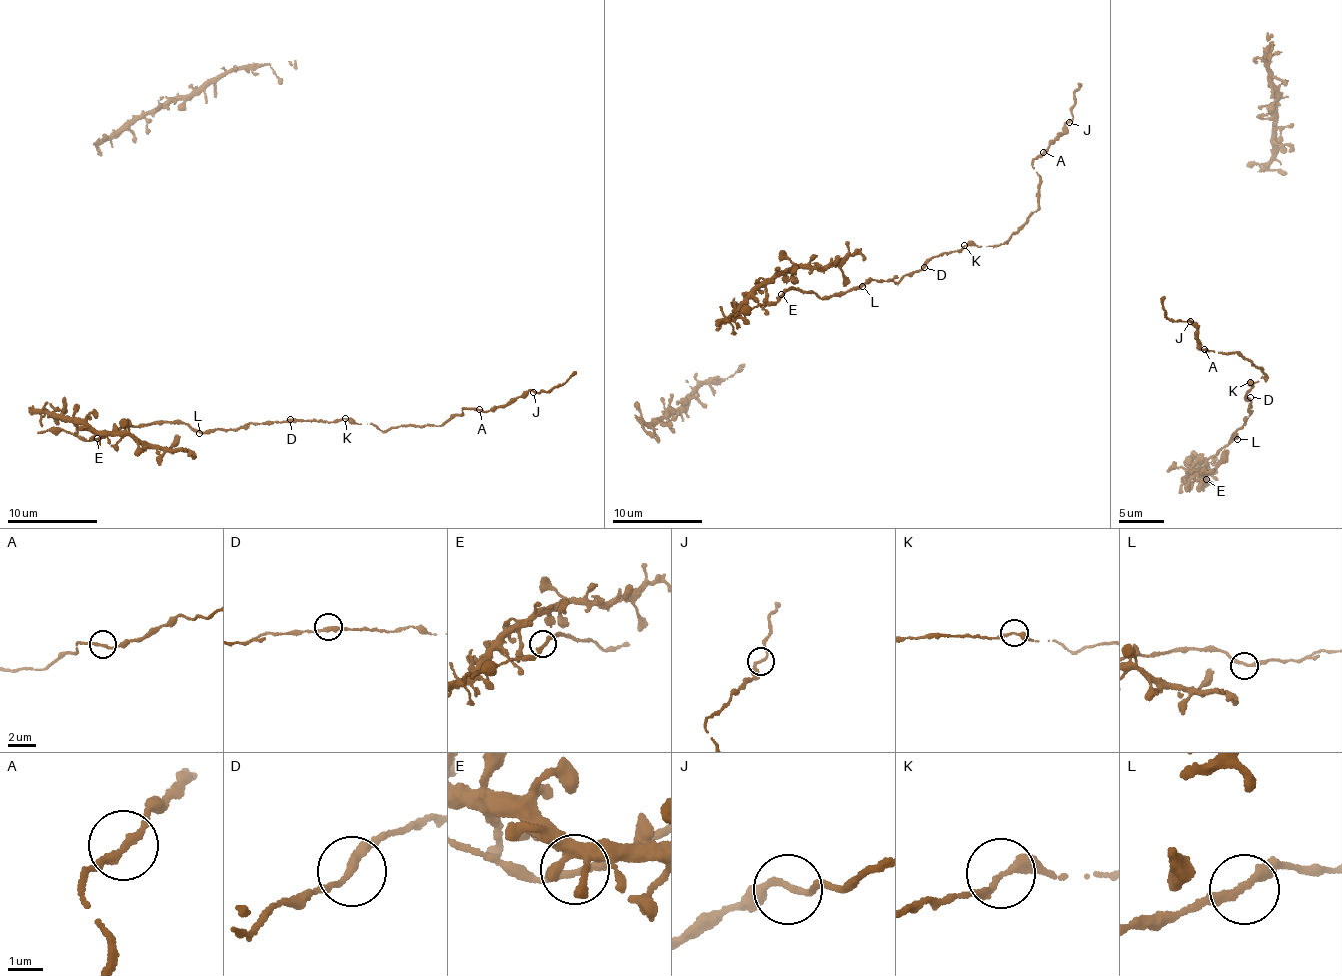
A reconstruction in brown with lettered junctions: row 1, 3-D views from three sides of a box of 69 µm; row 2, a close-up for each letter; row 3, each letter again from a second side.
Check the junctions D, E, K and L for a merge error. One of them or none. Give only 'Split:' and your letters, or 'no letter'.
Split: no letter

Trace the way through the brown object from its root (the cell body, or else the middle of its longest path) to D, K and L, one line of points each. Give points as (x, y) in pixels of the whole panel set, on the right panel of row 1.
D: (1207, 479), (1205, 468), (1209, 459), (1231, 444), (1237, 433), (1237, 437), (1236, 430), (1247, 422), (1250, 397)
K: (1207, 479), (1209, 459), (1231, 444), (1247, 422), (1249, 382)
L: (1207, 479), (1205, 468), (1209, 459), (1231, 444), (1237, 433), (1237, 439)

